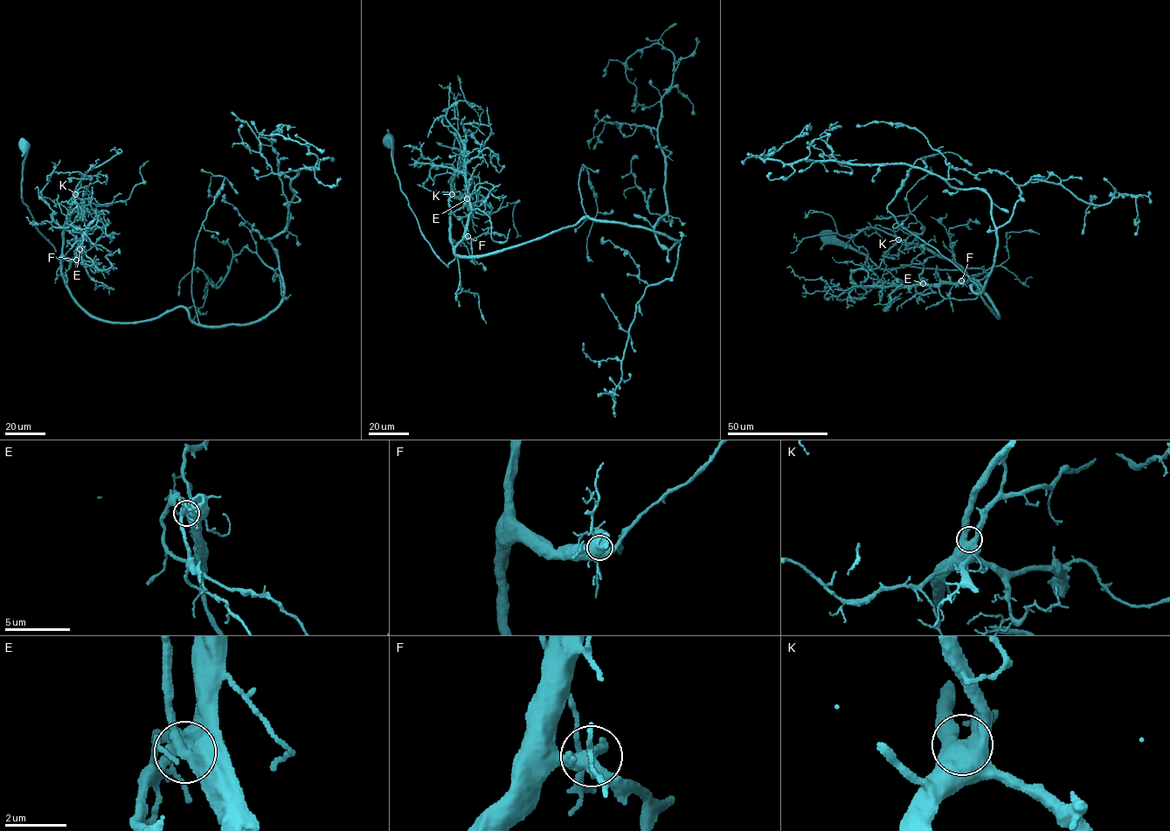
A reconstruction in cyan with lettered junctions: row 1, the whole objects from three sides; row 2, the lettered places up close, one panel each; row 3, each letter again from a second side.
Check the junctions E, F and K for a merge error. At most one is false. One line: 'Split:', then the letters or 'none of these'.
Split: none of these

